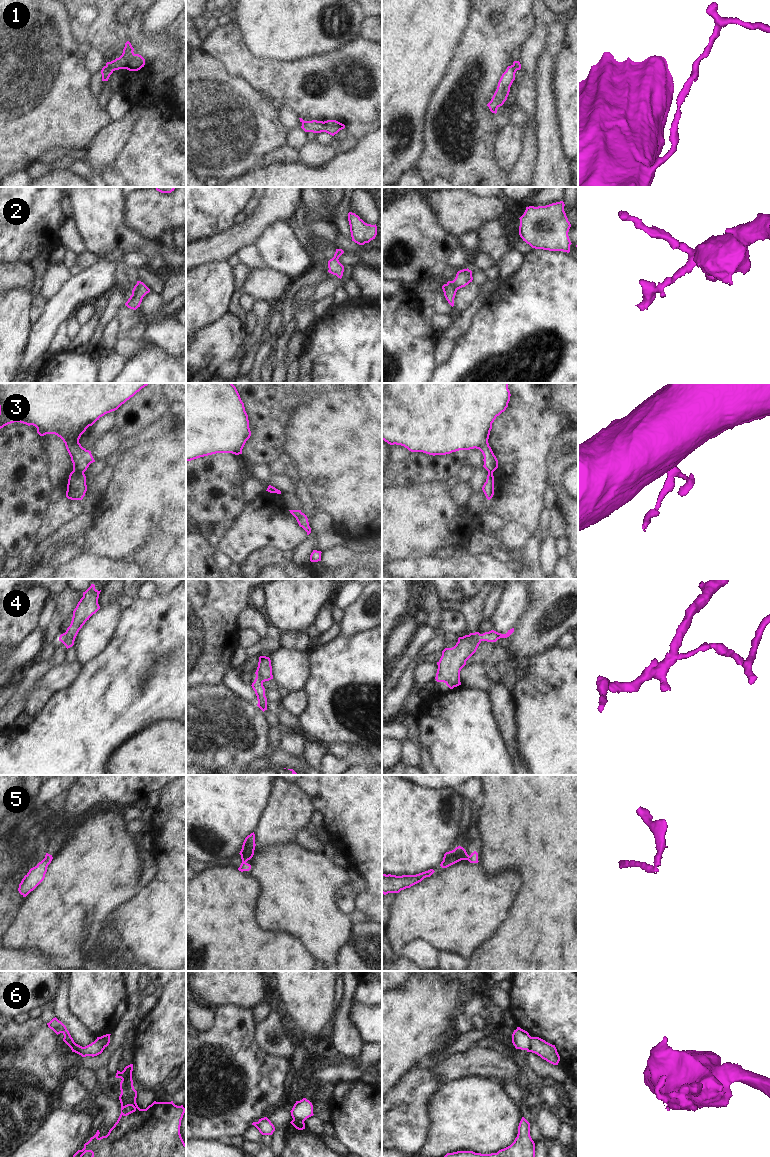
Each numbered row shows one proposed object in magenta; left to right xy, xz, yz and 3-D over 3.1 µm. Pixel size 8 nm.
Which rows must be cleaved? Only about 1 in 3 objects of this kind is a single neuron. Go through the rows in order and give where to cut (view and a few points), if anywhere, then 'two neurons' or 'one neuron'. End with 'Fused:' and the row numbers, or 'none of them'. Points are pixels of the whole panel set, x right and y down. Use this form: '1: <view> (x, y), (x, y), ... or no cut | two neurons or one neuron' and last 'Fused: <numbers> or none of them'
1: xy (106, 65), (112, 71) | two neurons
2: yz (452, 281), (457, 289) | two neurons
3: xy (73, 470), (83, 473) | two neurons
4: xz (256, 676), (262, 682) | two neurons
5: xz (242, 861), (245, 863) | two neurons
6: xy (97, 1037), (103, 1039), (105, 1046) | two neurons
Fused: 1, 2, 3, 4, 5, 6

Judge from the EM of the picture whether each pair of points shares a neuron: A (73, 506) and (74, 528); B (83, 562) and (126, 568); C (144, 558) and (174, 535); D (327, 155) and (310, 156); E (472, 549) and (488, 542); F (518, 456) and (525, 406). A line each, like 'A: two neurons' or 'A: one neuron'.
A: two neurons
B: one neuron
C: one neuron
D: one neuron
E: one neuron
F: one neuron

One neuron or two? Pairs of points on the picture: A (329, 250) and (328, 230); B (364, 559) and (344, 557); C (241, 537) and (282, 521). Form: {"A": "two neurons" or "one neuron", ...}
{"A": "two neurons", "B": "one neuron", "C": "one neuron"}

